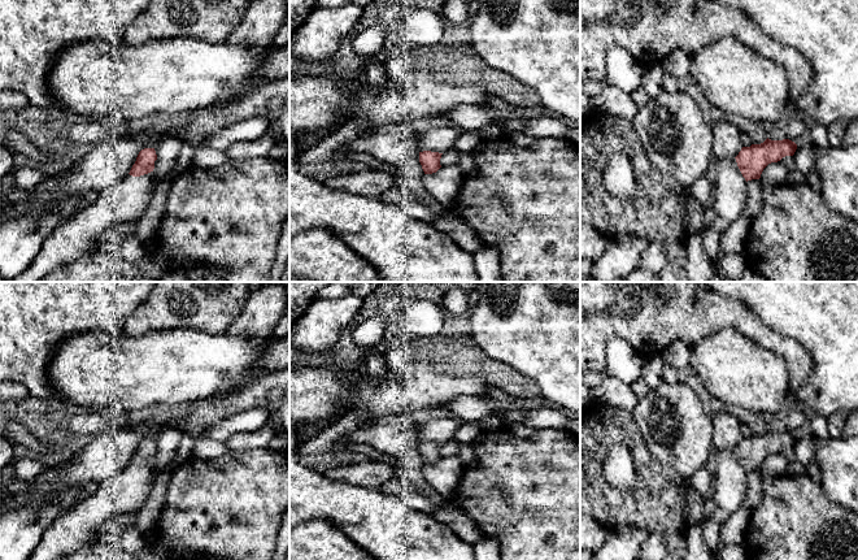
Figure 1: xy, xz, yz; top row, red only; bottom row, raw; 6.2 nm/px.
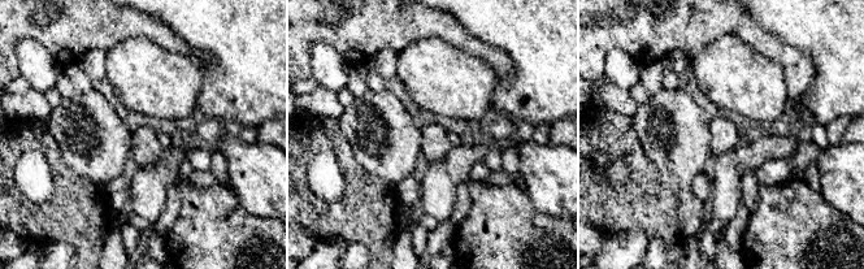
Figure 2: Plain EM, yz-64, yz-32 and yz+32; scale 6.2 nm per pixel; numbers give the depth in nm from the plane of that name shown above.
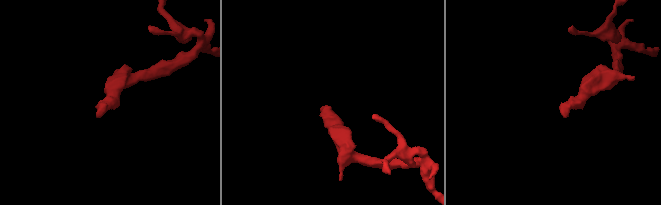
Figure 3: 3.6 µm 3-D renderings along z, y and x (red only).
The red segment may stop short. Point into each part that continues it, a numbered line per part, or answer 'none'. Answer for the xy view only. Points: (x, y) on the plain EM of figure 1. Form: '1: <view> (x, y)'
1: xy (127, 491)

